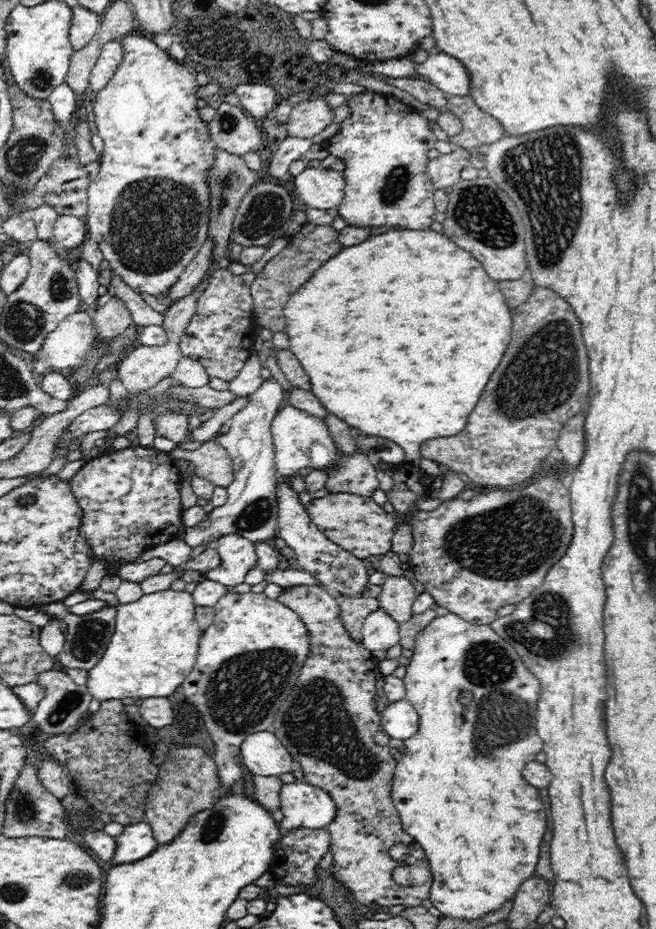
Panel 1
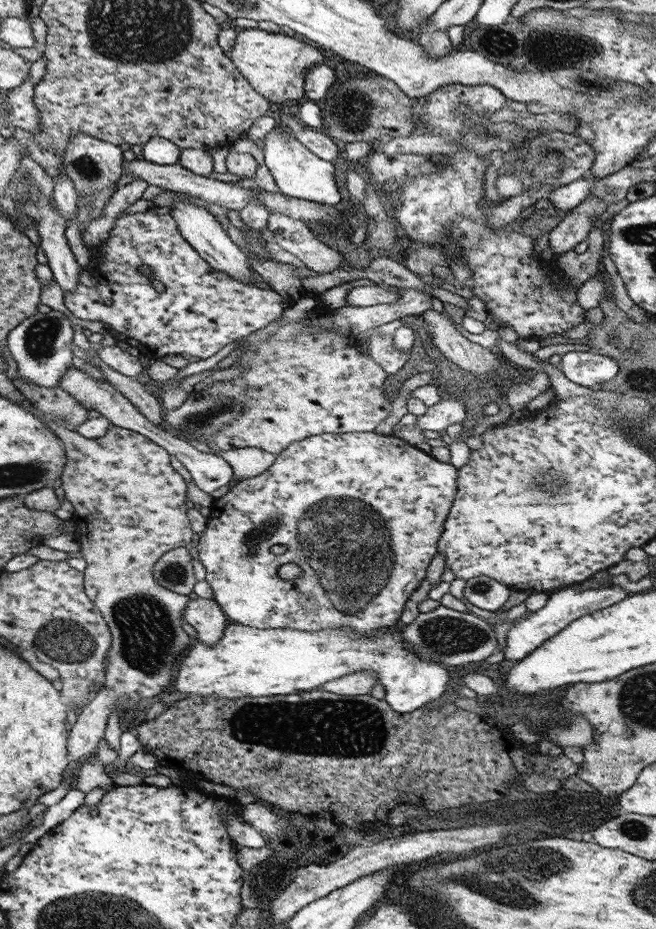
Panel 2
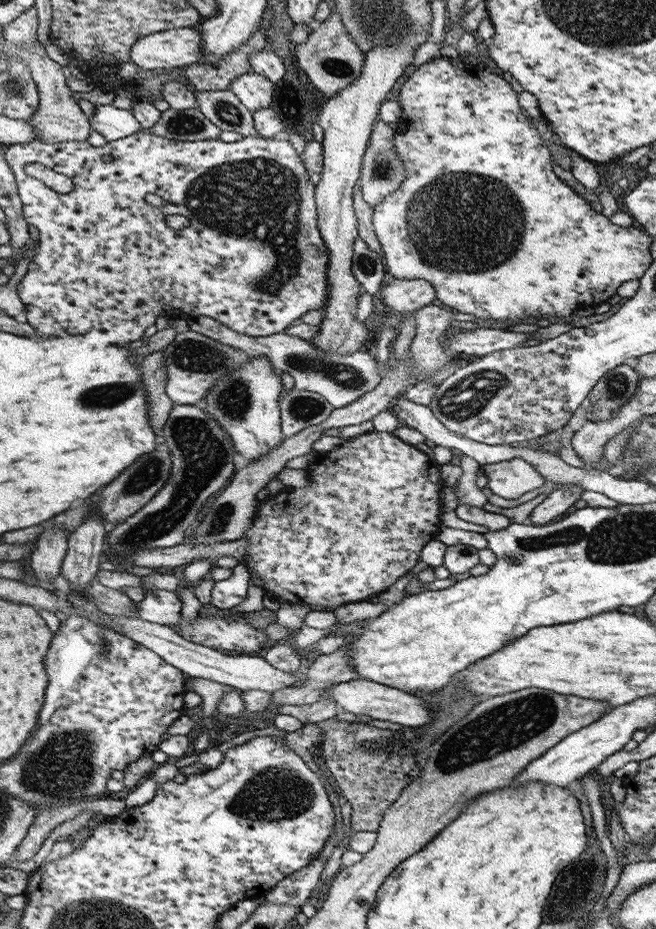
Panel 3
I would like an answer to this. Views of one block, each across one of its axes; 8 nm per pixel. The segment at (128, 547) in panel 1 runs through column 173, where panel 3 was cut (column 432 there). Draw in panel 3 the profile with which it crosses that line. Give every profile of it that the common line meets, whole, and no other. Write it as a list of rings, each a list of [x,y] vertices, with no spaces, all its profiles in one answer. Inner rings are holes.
[[[367,431],[361,435],[351,437],[350,439],[343,441],[339,445],[335,446],[333,450],[329,450],[329,452],[318,453],[314,458],[312,458],[307,465],[306,471],[306,486],[302,488],[293,488],[293,487],[285,487],[281,492],[275,495],[269,495],[262,501],[259,501],[256,508],[256,516],[252,518],[252,522],[250,523],[250,528],[247,528],[243,533],[243,538],[245,538],[245,562],[243,562],[247,568],[248,574],[251,576],[255,576],[257,580],[261,584],[263,584],[263,591],[264,596],[266,595],[269,599],[279,600],[279,602],[287,602],[287,604],[305,604],[305,606],[310,607],[311,609],[317,608],[317,610],[327,610],[327,611],[334,611],[338,606],[341,604],[347,604],[349,602],[361,602],[374,595],[377,595],[384,590],[386,590],[389,586],[391,586],[397,578],[401,578],[401,576],[405,575],[415,563],[419,561],[420,552],[423,546],[425,546],[426,542],[431,540],[435,540],[437,537],[438,532],[440,531],[441,527],[441,520],[439,520],[440,515],[442,514],[441,508],[441,498],[439,498],[439,491],[443,489],[444,483],[441,480],[440,474],[440,466],[435,462],[432,456],[428,456],[425,452],[420,452],[416,445],[410,445],[403,442],[399,437],[395,436],[393,433],[390,432],[377,432],[377,431]]]

